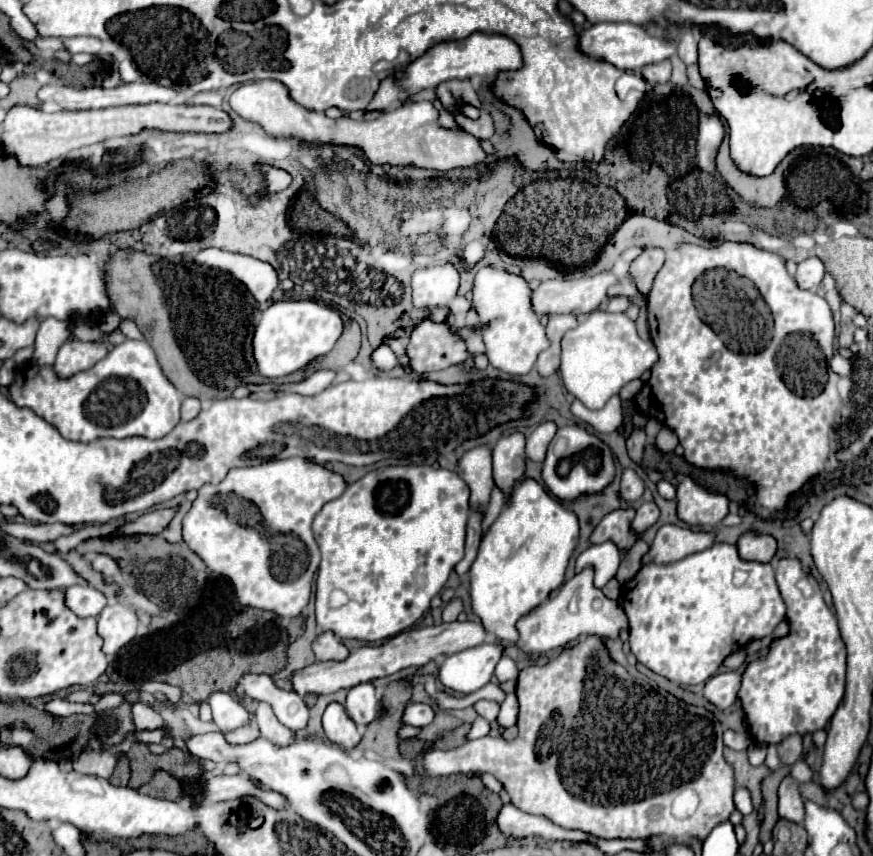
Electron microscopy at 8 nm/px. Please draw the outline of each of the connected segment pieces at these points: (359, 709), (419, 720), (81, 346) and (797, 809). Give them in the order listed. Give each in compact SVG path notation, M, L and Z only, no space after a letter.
M361 683L361 685L351 687L345 709L347 709L347 715L357 725L373 723L377 719L377 711L379 711L379 699L375 695L373 683Z
M411 703L411 705L407 705L405 715L403 715L403 723L417 725L417 727L425 727L433 719L435 719L435 711L427 703Z
M71 339L63 343L63 347L59 349L57 361L53 367L59 377L71 377L73 373L79 373L81 369L93 367L105 355L107 355L107 343L103 341L85 343L79 339Z
M787 777L783 783L787 783L787 787L781 785L779 789L779 817L793 823L801 823L805 817L805 809L799 787L791 777Z

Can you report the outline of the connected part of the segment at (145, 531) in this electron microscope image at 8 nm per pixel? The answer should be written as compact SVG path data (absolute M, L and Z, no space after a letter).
M169 507L169 509L157 509L157 511L149 511L137 519L125 521L115 533L107 535L105 539L111 537L129 537L129 535L159 535L173 519L173 515L177 513L177 507Z

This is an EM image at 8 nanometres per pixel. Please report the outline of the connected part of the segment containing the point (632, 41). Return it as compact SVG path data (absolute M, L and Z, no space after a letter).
M595 23L589 29L579 29L577 37L579 37L579 51L583 55L597 61L607 61L623 71L641 71L641 67L649 63L657 63L671 57L677 49L675 41L651 37L643 27L635 23Z

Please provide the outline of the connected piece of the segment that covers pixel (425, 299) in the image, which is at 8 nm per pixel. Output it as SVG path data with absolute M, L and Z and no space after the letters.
M435 265L413 273L413 305L421 309L447 305L459 287L459 273L455 265Z

